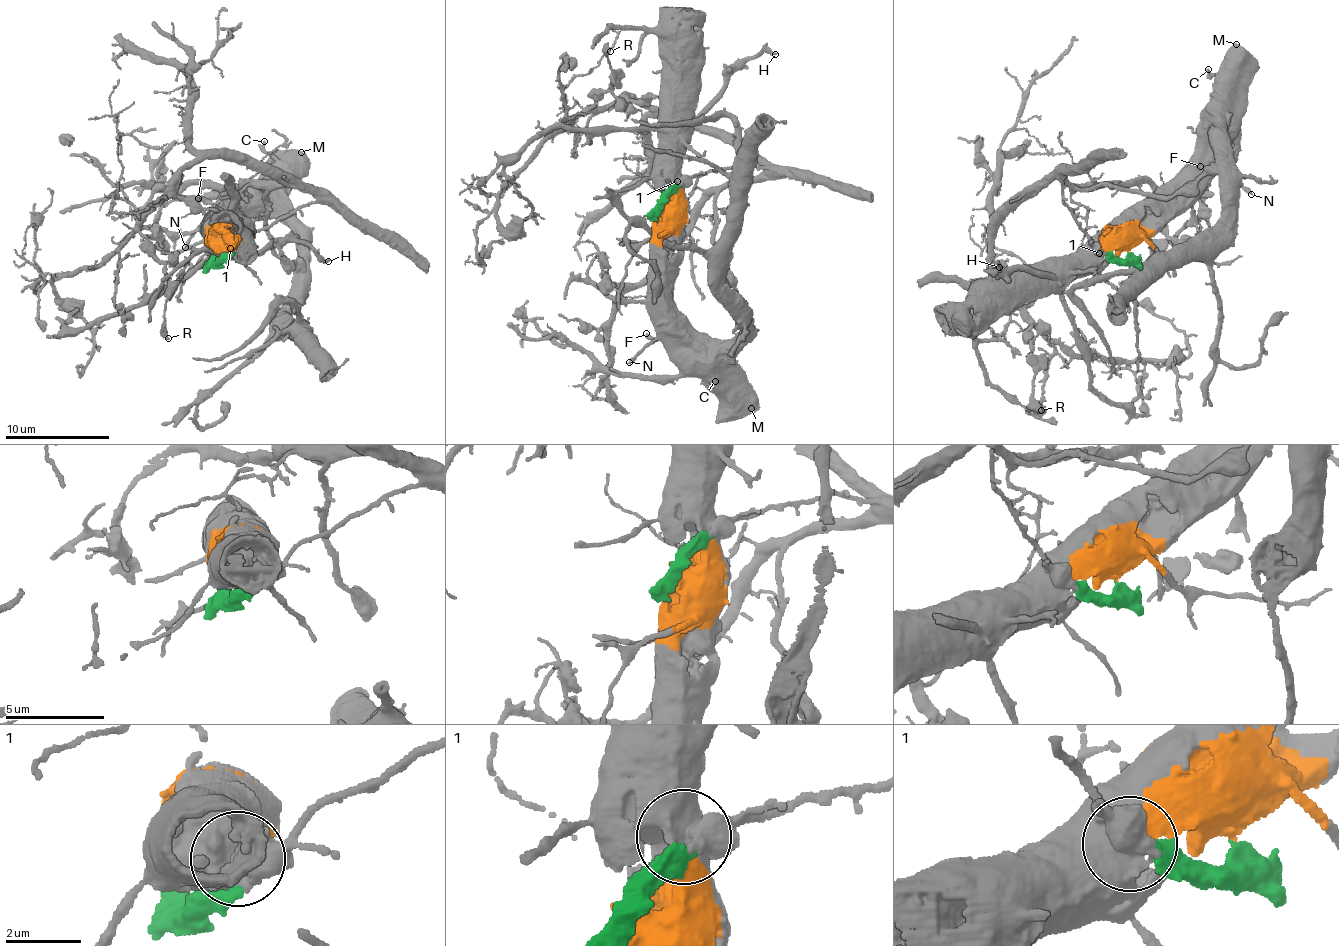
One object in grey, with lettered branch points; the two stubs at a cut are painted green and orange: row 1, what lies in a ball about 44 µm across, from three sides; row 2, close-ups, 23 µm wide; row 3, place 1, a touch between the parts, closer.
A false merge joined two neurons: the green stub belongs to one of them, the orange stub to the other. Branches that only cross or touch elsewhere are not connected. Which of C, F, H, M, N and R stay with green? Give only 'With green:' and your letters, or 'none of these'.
With green: R

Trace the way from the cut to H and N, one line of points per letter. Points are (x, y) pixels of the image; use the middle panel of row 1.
H: (656, 212), (675, 196), (675, 146), (690, 124), (746, 59), (763, 52), (776, 55)
N: (656, 212), (662, 217), (664, 324), (636, 360), (628, 362)

